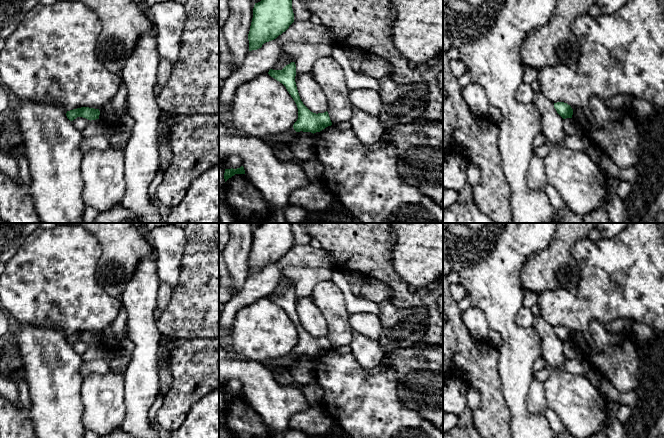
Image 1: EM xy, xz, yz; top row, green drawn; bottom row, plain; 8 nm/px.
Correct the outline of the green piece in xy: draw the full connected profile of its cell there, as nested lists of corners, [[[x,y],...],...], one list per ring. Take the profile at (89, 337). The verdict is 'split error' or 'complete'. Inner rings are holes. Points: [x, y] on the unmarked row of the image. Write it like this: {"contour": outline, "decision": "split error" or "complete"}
{"contour": [[[81,331],[77,333],[73,333],[67,335],[66,340],[70,345],[73,345],[77,341],[83,341],[88,344],[96,344],[99,343],[100,335],[99,333],[89,332],[89,331]]], "decision": "complete"}

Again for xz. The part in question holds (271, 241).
{"contour": [[[262,223],[255,227],[248,258],[249,275],[276,263],[293,246],[292,223]]], "decision": "complete"}

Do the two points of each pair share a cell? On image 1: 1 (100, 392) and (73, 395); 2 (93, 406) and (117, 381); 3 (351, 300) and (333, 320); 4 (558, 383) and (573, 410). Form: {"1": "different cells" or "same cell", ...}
{"1": "different cells", "2": "same cell", "3": "different cells", "4": "same cell"}

